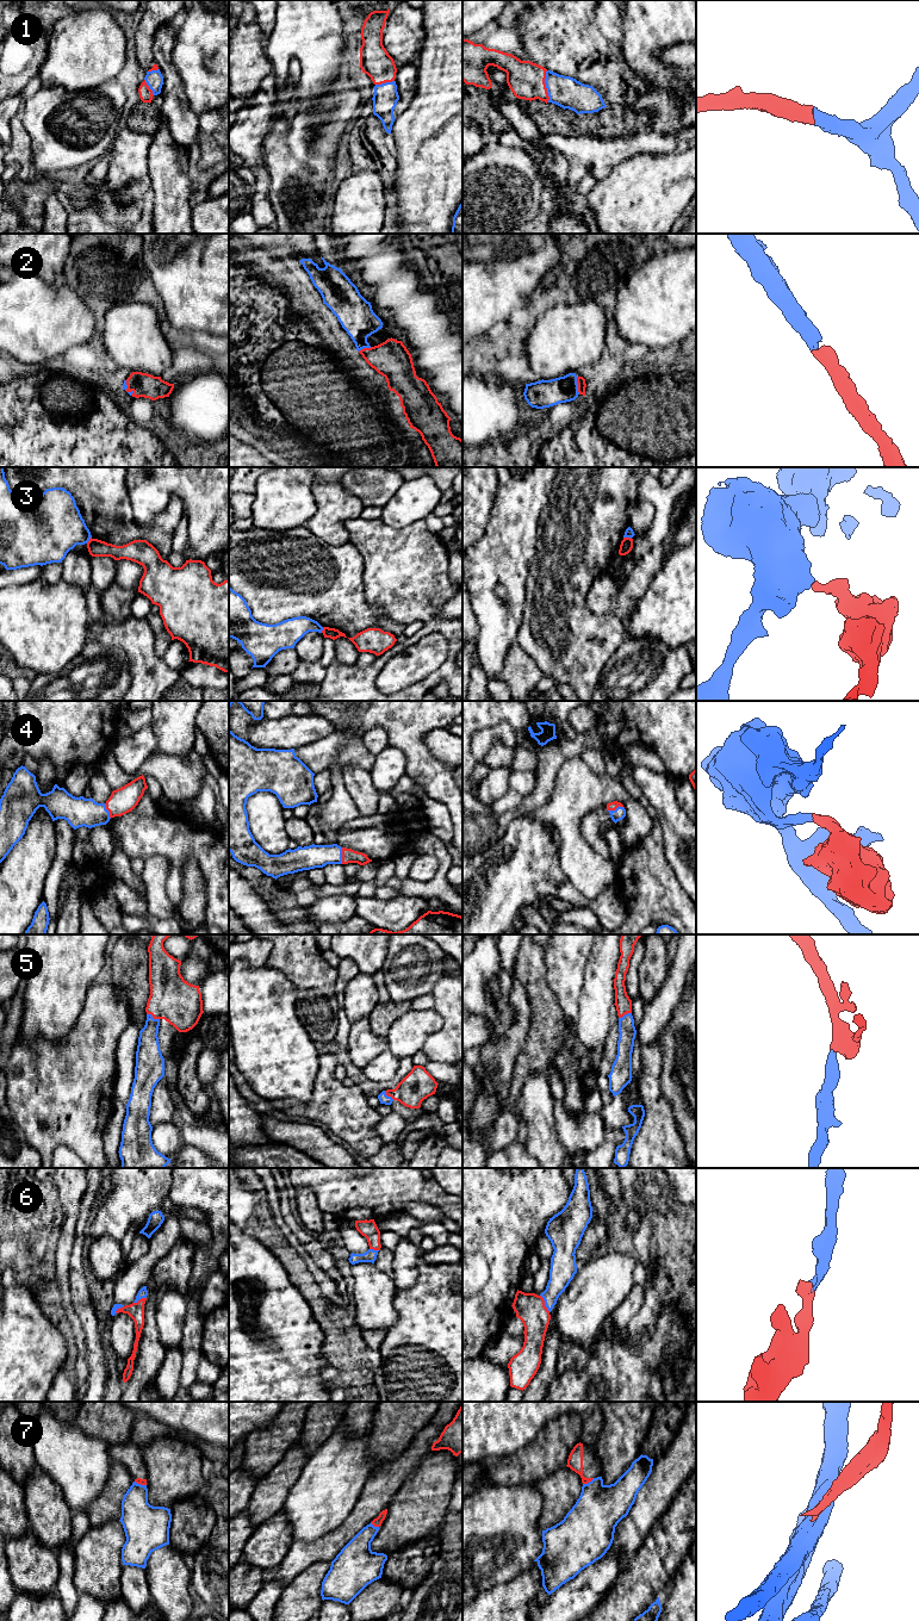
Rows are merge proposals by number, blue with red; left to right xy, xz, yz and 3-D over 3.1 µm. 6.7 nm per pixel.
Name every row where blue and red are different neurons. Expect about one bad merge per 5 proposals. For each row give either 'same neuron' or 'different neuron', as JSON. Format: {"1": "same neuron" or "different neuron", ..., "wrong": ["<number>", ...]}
{"1": "same neuron", "2": "same neuron", "3": "different neuron", "4": "same neuron", "5": "same neuron", "6": "same neuron", "7": "different neuron", "wrong": ["3", "7"]}

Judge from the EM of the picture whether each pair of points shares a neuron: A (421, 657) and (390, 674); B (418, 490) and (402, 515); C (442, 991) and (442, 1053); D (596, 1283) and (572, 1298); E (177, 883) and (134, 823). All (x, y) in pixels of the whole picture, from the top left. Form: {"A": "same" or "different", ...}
{"A": "same", "B": "same", "C": "same", "D": "same", "E": "same"}

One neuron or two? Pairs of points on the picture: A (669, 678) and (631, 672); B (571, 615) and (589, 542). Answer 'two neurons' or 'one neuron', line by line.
A: one neuron
B: one neuron

